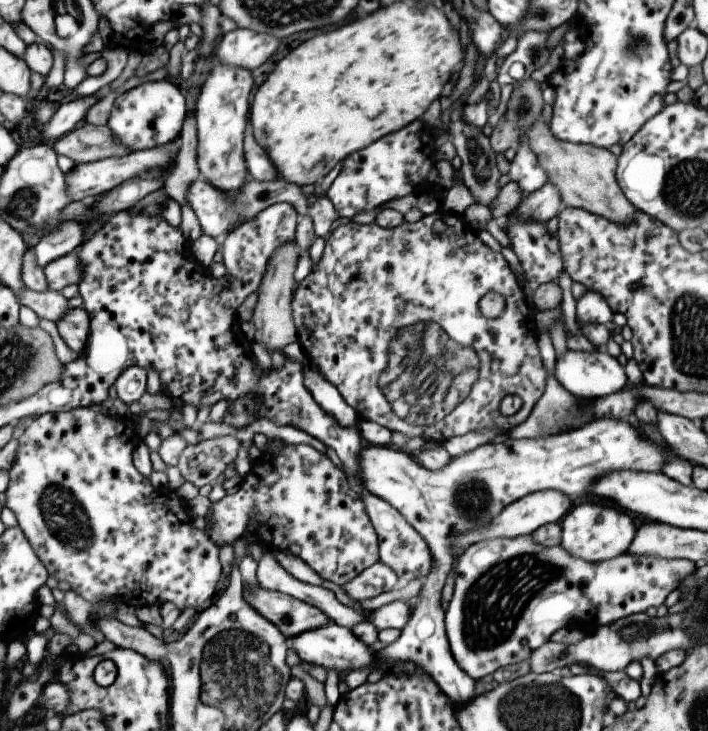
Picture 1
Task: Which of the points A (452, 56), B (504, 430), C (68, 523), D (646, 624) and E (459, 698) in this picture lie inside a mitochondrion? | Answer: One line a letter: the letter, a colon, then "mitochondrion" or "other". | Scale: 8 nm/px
A: other
B: other
C: mitochondrion
D: mitochondrion
E: other

